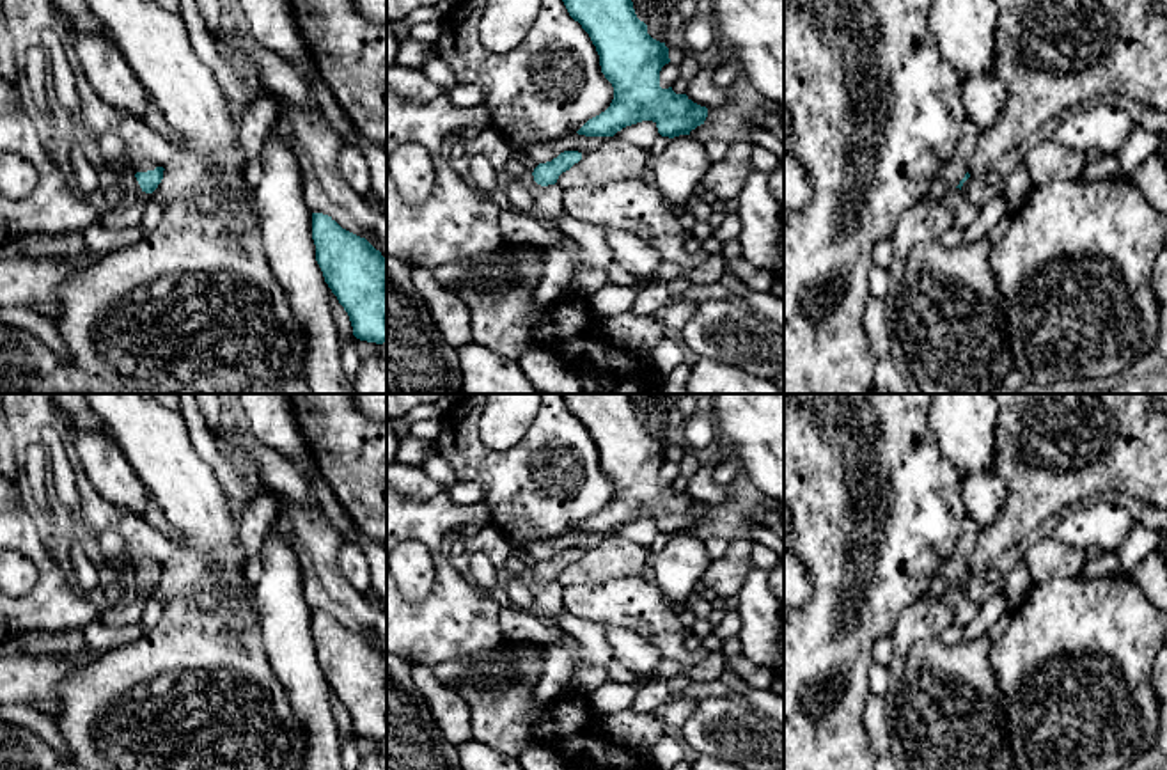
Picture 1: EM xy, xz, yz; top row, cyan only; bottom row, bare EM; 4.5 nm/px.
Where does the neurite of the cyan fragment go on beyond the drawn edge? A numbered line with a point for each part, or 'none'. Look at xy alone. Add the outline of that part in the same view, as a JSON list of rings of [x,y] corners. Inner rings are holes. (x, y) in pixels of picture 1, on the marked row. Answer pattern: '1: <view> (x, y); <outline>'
1: xy (142, 164); [[[138,158],[135,161],[131,161],[131,172],[147,172],[147,170],[154,170],[158,167],[156,161],[153,161],[151,158]]]

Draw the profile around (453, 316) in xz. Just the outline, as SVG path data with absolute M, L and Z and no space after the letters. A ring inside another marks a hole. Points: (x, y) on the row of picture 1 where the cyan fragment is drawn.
M413 268L411 282L429 307L443 341L459 350L472 342L472 310L450 289L445 289L427 268Z

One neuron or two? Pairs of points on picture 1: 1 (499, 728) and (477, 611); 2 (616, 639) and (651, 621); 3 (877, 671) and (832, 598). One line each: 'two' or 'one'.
1: two
2: two
3: two

